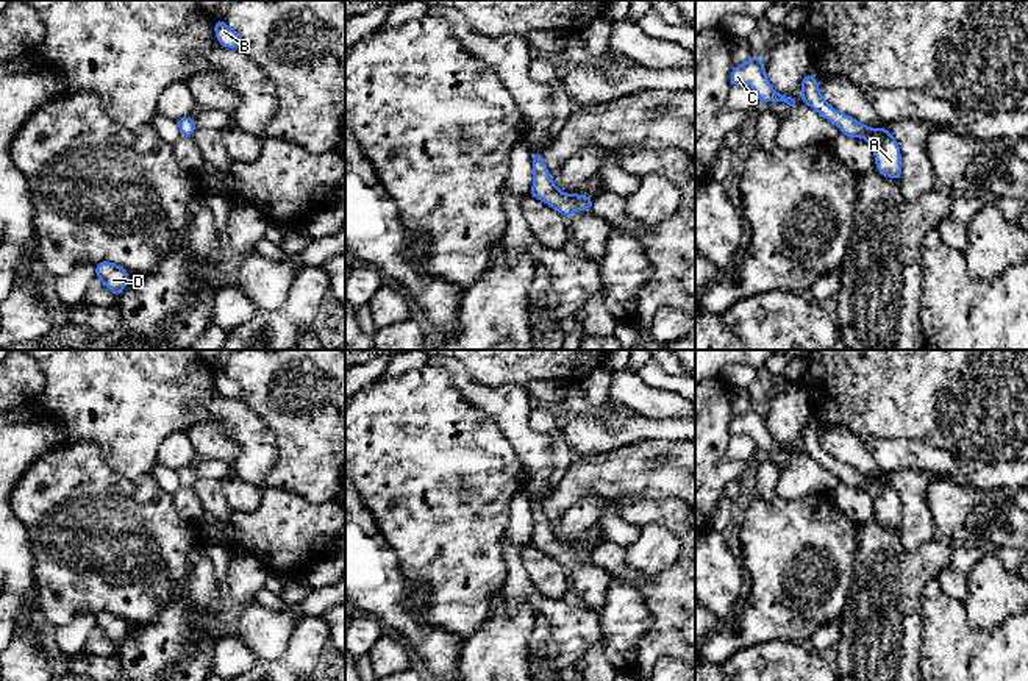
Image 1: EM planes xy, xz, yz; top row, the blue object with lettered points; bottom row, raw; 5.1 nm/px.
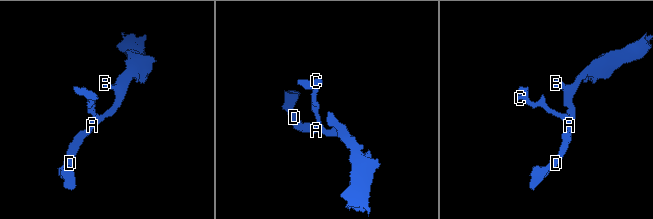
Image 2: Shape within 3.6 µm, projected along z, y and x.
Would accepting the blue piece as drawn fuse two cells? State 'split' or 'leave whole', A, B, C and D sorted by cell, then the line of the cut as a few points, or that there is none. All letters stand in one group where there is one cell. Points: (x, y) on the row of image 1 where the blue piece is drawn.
leave whole; groups A B C D; cut none

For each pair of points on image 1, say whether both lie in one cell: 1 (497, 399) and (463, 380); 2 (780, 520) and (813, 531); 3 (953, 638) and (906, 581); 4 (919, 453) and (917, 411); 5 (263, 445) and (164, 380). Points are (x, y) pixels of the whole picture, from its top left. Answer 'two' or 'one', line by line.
1: one
2: one
3: two
4: two
5: one

